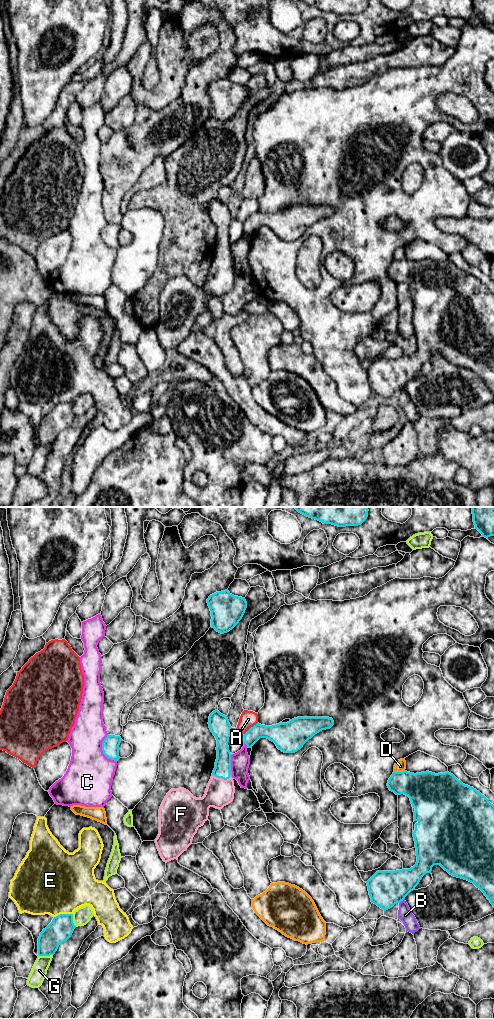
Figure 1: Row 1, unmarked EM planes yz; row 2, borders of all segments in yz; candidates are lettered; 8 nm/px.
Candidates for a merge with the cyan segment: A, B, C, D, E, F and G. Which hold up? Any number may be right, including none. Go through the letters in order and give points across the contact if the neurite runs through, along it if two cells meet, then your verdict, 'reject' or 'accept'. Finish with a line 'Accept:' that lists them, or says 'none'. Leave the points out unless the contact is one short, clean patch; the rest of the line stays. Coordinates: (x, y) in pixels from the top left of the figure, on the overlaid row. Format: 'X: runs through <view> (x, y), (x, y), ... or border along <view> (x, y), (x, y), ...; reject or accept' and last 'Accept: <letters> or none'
A: reject
B: reject
C: reject
D: reject
E: reject
F: runs through yz (222, 769), (222, 778), (219, 792); accept
G: reject
Accept: F

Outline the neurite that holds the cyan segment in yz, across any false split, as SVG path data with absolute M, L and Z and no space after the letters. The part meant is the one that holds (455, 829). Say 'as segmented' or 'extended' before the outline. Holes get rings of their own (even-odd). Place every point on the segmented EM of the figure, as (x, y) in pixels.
as segmented; M393 772L387 786L396 795L408 796L415 808L417 862L410 869L377 871L366 882L371 902L384 911L392 908L415 889L426 873L431 873L434 865L440 865L450 875L473 883L494 907L494 805L449 772Z

